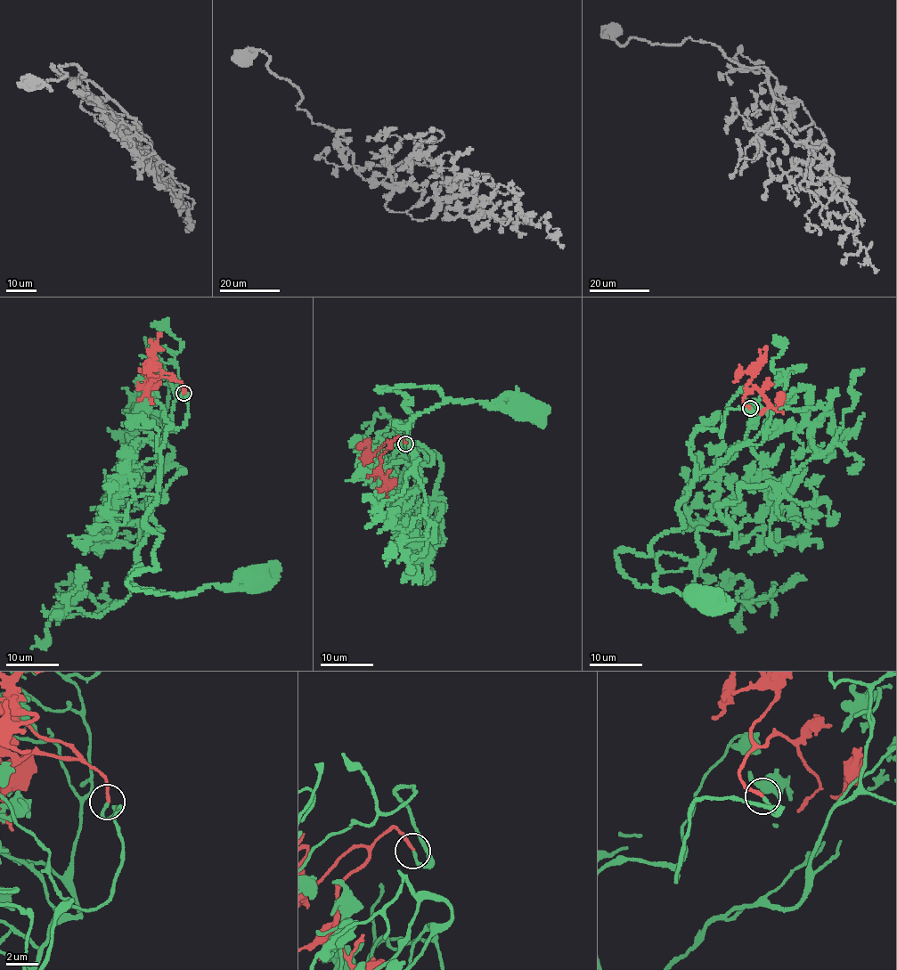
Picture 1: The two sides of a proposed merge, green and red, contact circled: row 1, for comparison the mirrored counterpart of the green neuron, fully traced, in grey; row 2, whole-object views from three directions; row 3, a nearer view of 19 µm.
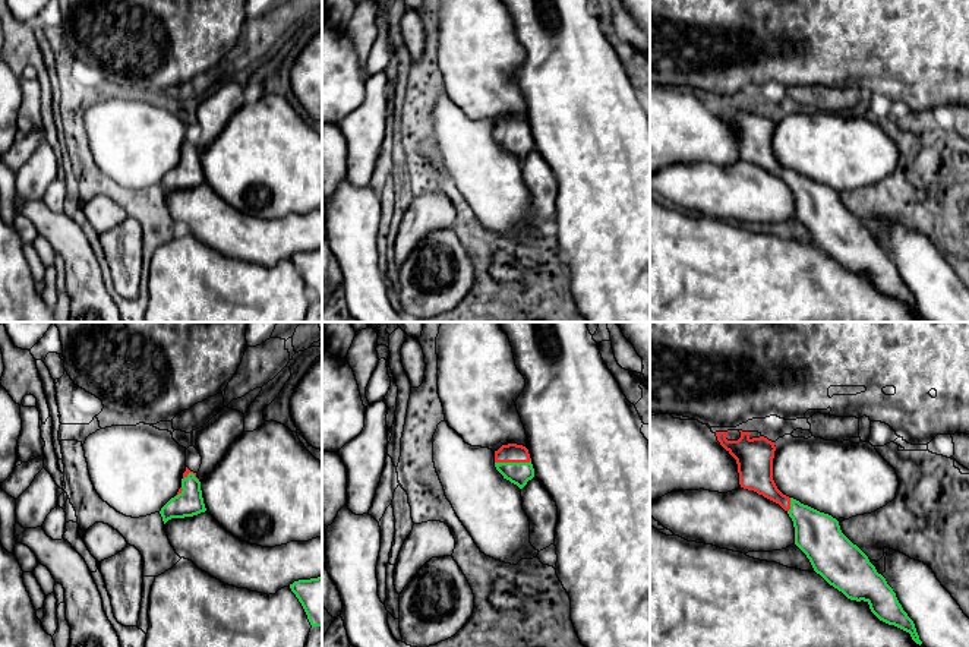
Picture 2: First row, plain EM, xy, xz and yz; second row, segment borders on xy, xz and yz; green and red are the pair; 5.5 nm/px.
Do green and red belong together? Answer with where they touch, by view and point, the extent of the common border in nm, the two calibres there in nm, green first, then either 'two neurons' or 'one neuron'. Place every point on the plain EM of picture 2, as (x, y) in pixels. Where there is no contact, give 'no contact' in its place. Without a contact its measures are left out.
contact xz (513, 135); length 200 nm; calibres 130 and 110 nm; two neurons

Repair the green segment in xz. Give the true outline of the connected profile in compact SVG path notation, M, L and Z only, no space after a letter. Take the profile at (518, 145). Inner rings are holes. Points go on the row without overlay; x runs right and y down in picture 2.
M495 135L496 142L504 151L523 161L534 149L534 141L530 135Z

